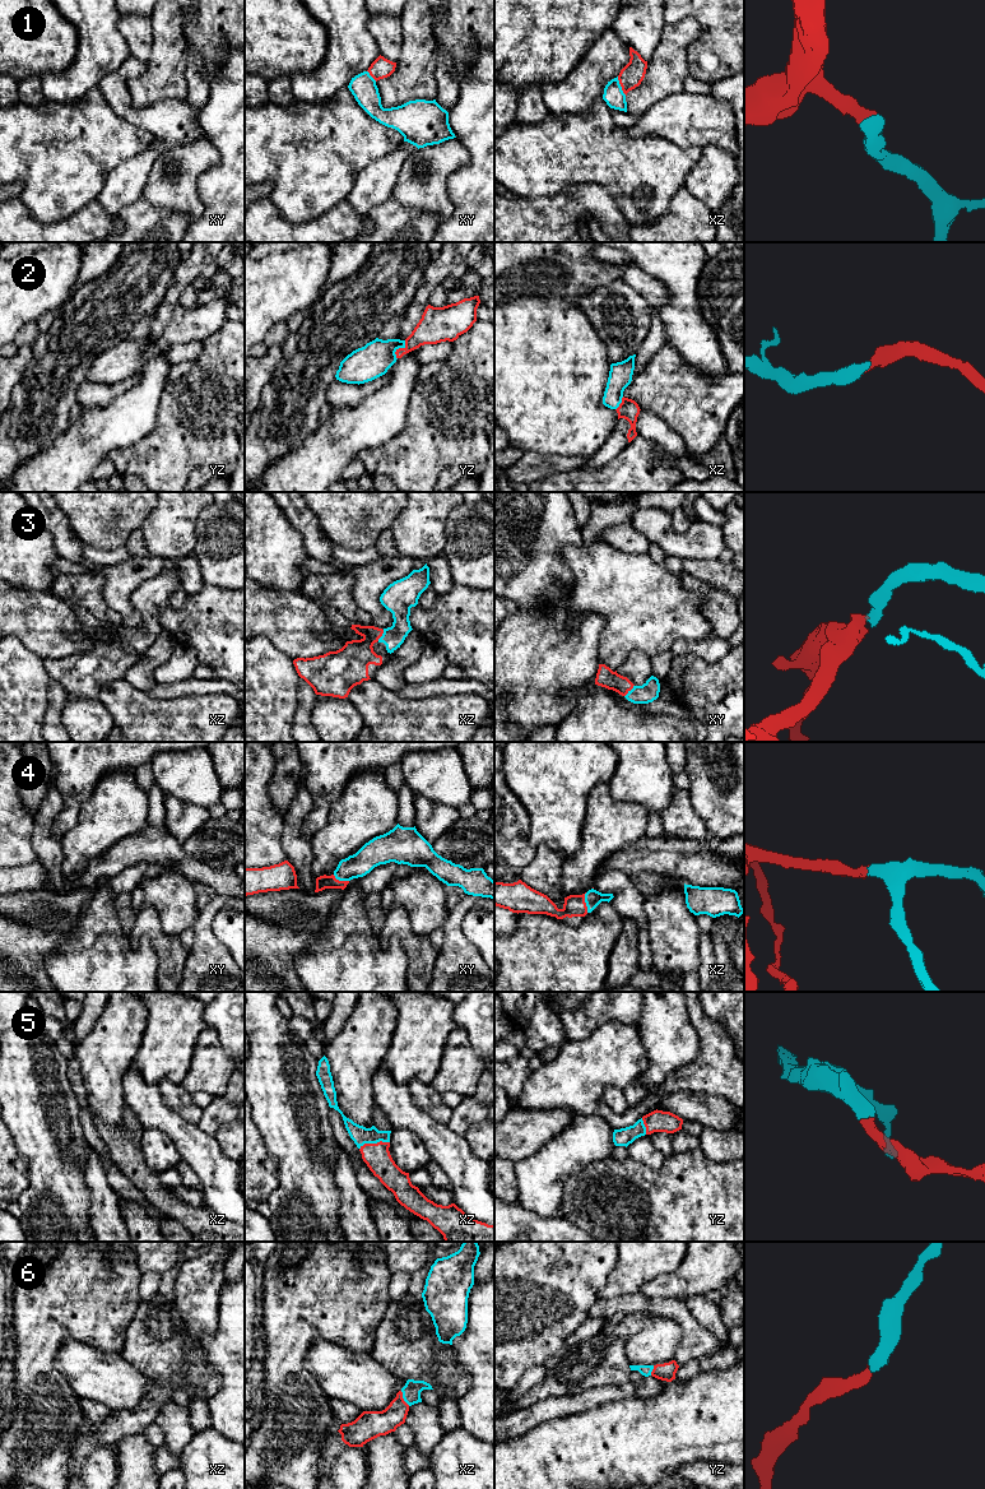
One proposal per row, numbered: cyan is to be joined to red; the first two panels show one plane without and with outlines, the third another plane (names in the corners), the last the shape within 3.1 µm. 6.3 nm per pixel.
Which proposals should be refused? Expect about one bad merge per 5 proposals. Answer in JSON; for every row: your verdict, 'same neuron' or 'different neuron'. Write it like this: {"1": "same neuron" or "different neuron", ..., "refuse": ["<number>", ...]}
{"1": "same neuron", "2": "same neuron", "3": "same neuron", "4": "same neuron", "5": "same neuron", "6": "same neuron", "refuse": []}

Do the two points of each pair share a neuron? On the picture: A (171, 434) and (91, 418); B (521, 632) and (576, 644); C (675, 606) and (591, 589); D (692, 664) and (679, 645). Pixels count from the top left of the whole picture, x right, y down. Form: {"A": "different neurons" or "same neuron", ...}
{"A": "different neurons", "B": "same neuron", "C": "same neuron", "D": "different neurons"}

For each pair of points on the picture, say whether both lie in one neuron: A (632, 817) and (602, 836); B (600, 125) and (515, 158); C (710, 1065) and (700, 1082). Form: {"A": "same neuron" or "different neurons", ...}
{"A": "same neuron", "B": "same neuron", "C": "same neuron"}

